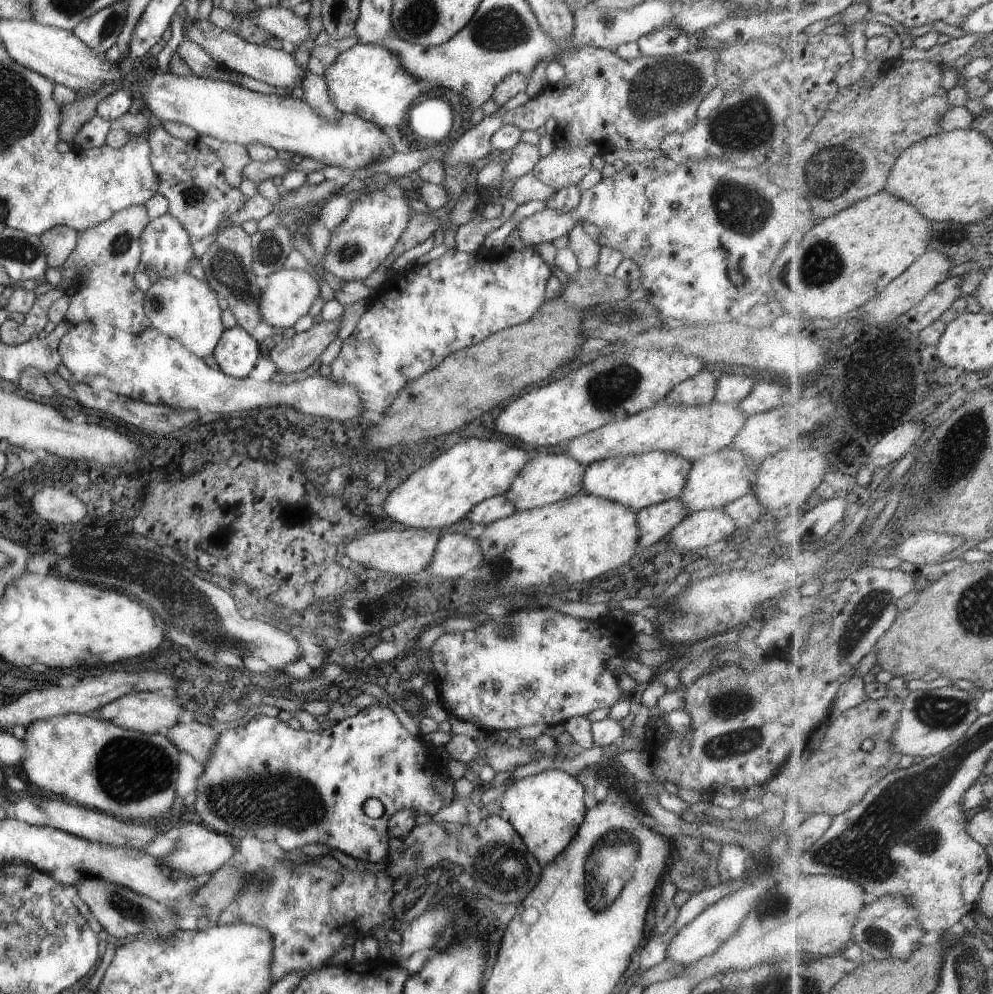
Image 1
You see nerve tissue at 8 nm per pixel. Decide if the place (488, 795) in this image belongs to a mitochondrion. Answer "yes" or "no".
no

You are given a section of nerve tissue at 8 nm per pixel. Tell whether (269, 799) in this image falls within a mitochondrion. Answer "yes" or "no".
yes

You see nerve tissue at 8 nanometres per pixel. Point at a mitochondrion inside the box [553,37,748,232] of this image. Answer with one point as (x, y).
(657, 92)

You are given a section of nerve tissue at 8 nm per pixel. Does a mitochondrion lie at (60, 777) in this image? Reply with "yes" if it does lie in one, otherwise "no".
no

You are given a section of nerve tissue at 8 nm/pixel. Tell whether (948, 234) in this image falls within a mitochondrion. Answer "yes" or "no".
yes

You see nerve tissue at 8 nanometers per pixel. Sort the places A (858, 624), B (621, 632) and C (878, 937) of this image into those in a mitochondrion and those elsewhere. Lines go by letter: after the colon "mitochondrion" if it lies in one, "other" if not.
A: mitochondrion
B: other
C: mitochondrion

